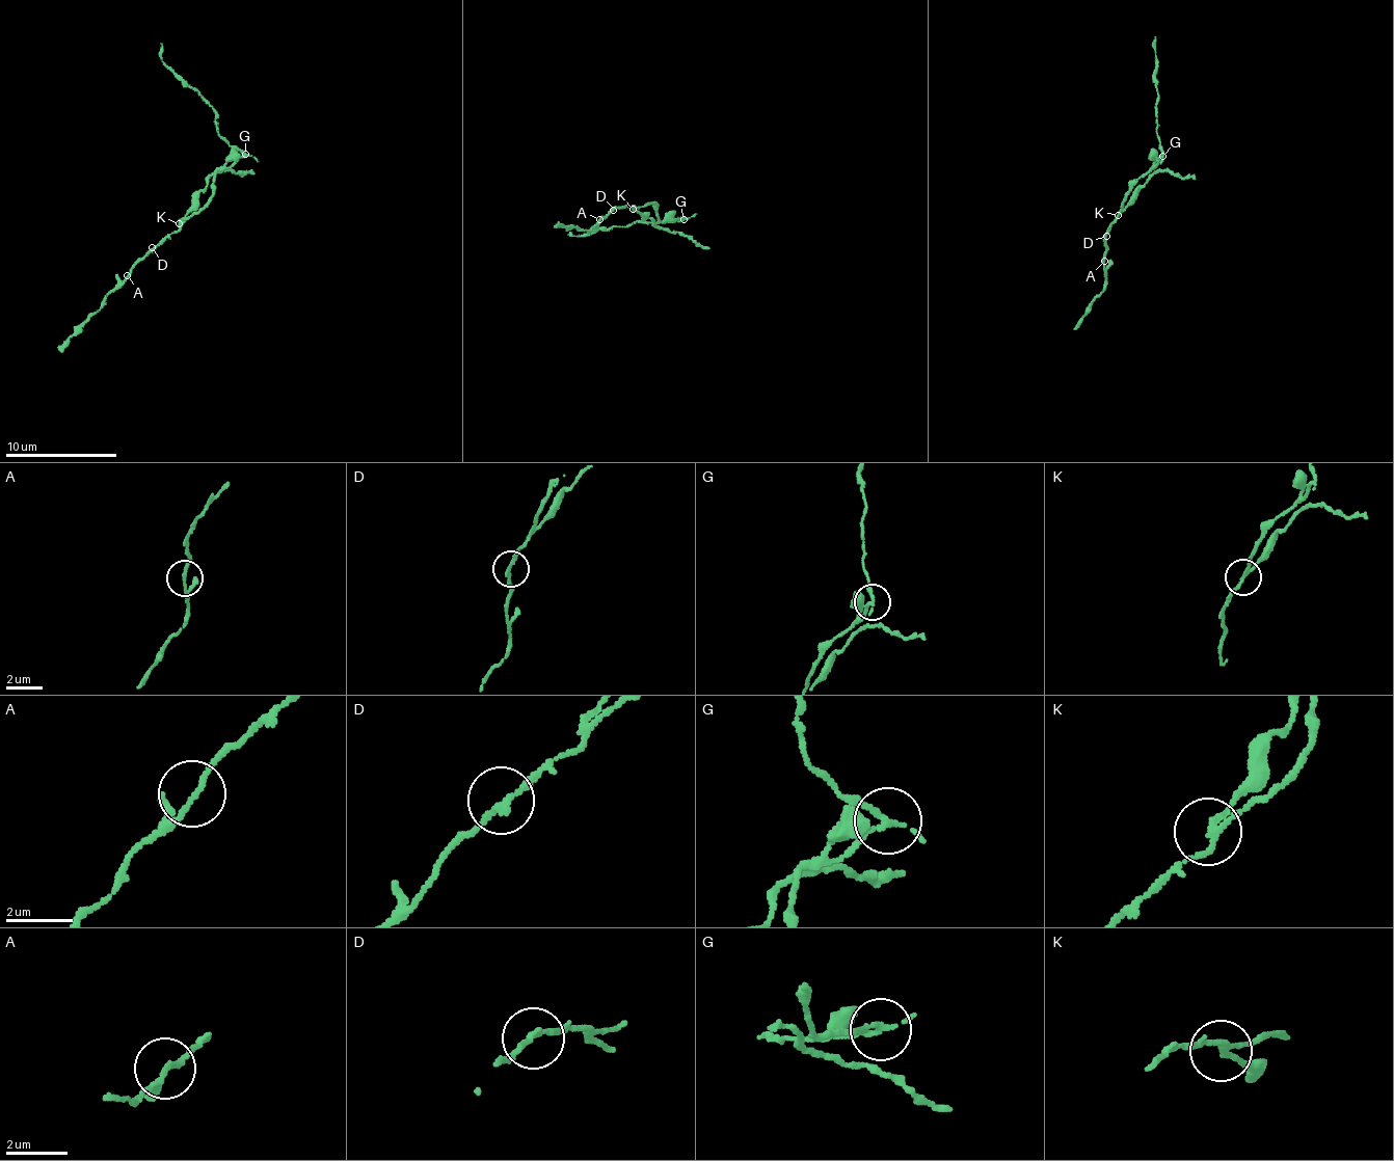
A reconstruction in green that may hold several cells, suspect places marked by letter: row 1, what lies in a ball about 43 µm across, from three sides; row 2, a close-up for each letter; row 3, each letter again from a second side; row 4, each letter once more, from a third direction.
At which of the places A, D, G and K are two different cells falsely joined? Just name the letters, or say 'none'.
G, K

